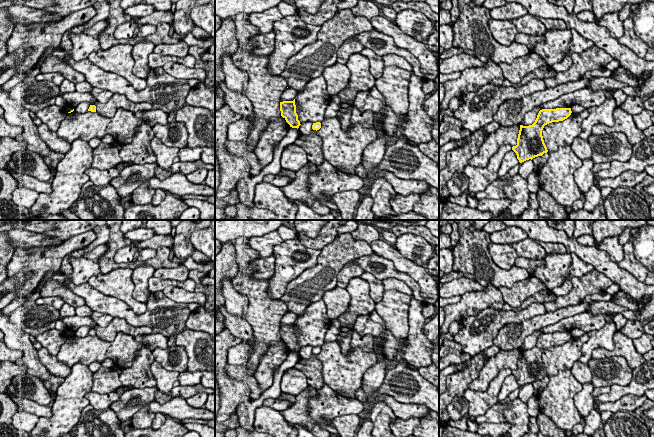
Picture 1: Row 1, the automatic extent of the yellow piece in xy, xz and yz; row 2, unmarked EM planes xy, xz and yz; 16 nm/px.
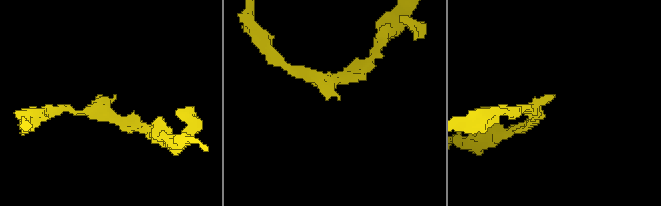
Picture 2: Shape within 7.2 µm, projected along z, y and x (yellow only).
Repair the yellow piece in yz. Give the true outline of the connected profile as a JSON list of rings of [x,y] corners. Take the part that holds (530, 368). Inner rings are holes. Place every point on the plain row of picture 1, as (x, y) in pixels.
[[[571,332],[542,333],[535,346],[529,350],[520,349],[517,369],[512,371],[520,387],[547,377],[542,354],[545,349],[559,346],[571,339]]]

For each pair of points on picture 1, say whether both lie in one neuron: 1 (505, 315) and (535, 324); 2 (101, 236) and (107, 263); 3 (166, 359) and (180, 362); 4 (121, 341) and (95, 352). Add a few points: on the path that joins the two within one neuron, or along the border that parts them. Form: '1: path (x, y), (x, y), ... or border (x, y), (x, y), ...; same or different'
1: border (545, 312), (520, 322), (507, 323), (501, 328); different
2: border (110, 230), (110, 235), (105, 243); different
3: path (169, 358), (177, 360); same
4: path (115, 347), (113, 349), (101, 350); same

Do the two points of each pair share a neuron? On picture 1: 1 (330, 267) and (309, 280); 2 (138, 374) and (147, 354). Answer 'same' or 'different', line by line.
1: same
2: same

